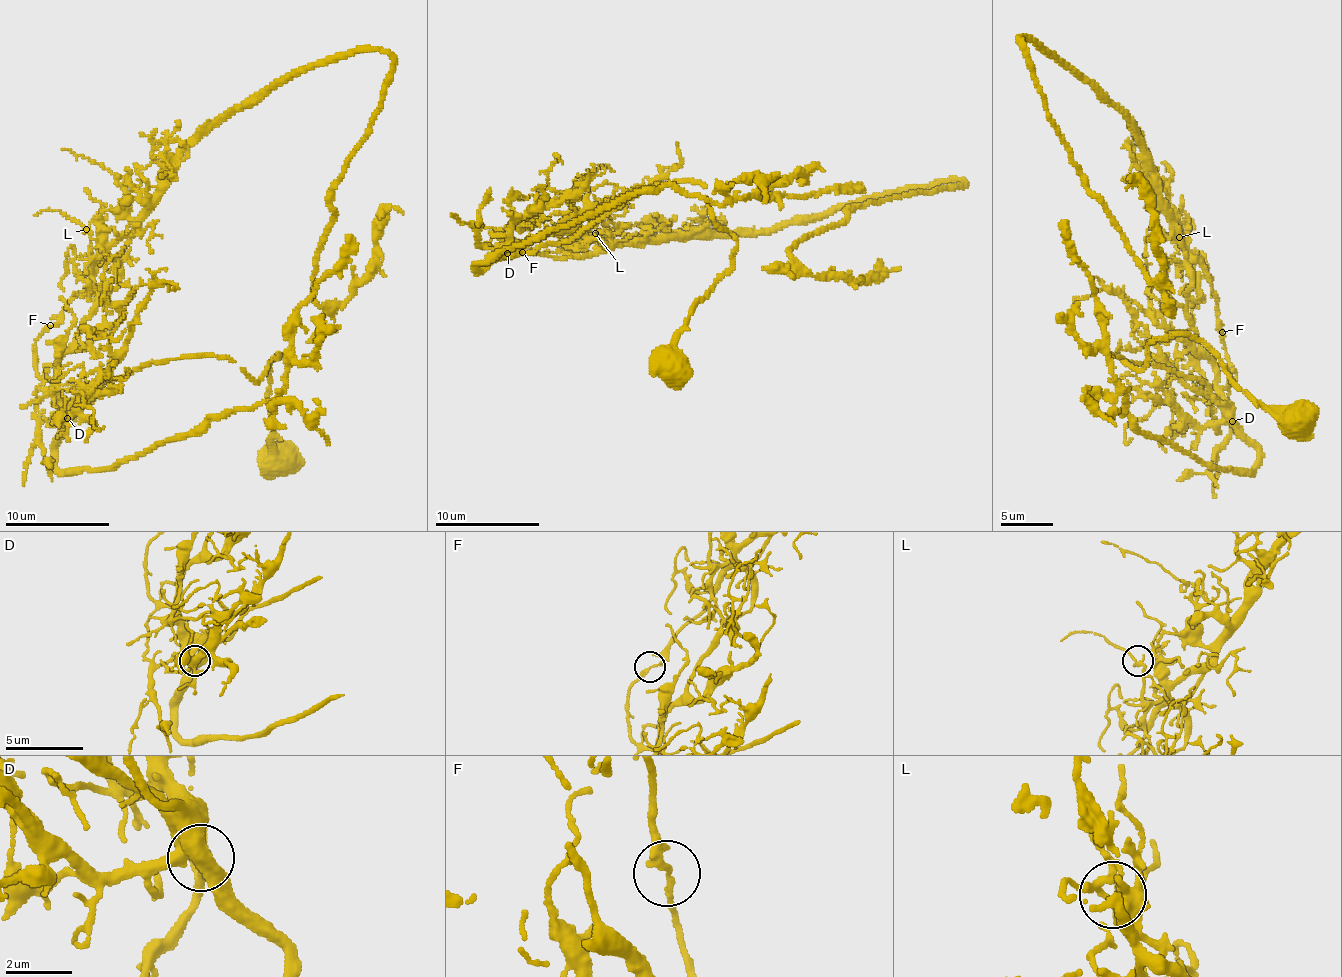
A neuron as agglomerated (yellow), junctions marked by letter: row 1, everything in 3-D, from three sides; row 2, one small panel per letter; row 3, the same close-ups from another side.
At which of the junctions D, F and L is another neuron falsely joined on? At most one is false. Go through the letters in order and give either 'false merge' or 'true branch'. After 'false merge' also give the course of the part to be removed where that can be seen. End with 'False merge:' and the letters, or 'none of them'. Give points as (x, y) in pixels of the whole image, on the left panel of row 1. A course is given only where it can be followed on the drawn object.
D: true branch
F: false merge | (50, 326), (213, 126), (354, 52), (393, 69), (333, 192), (315, 299), (345, 299), (383, 215), (403, 214)
L: true branch
False merge: F

